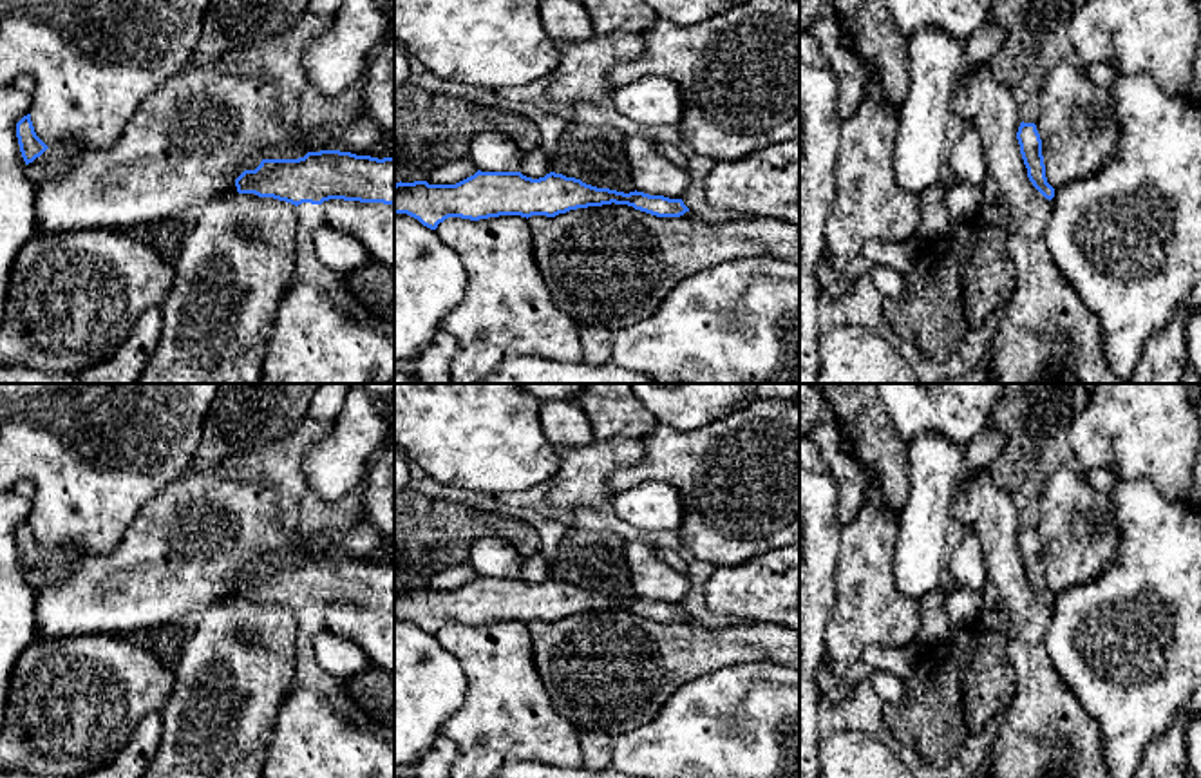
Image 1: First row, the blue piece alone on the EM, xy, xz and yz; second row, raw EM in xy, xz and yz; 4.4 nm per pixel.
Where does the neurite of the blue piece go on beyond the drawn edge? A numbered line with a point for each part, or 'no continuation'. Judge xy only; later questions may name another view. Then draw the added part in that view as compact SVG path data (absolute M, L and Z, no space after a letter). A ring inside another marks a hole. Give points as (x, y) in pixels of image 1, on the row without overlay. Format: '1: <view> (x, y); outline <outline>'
no continuation

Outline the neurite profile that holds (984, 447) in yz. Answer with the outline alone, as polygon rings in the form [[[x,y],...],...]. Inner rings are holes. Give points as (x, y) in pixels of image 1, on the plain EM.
[[[993,422],[977,434],[964,451],[966,472],[977,474],[989,469],[989,465],[1000,456],[1006,443],[1006,432]]]

